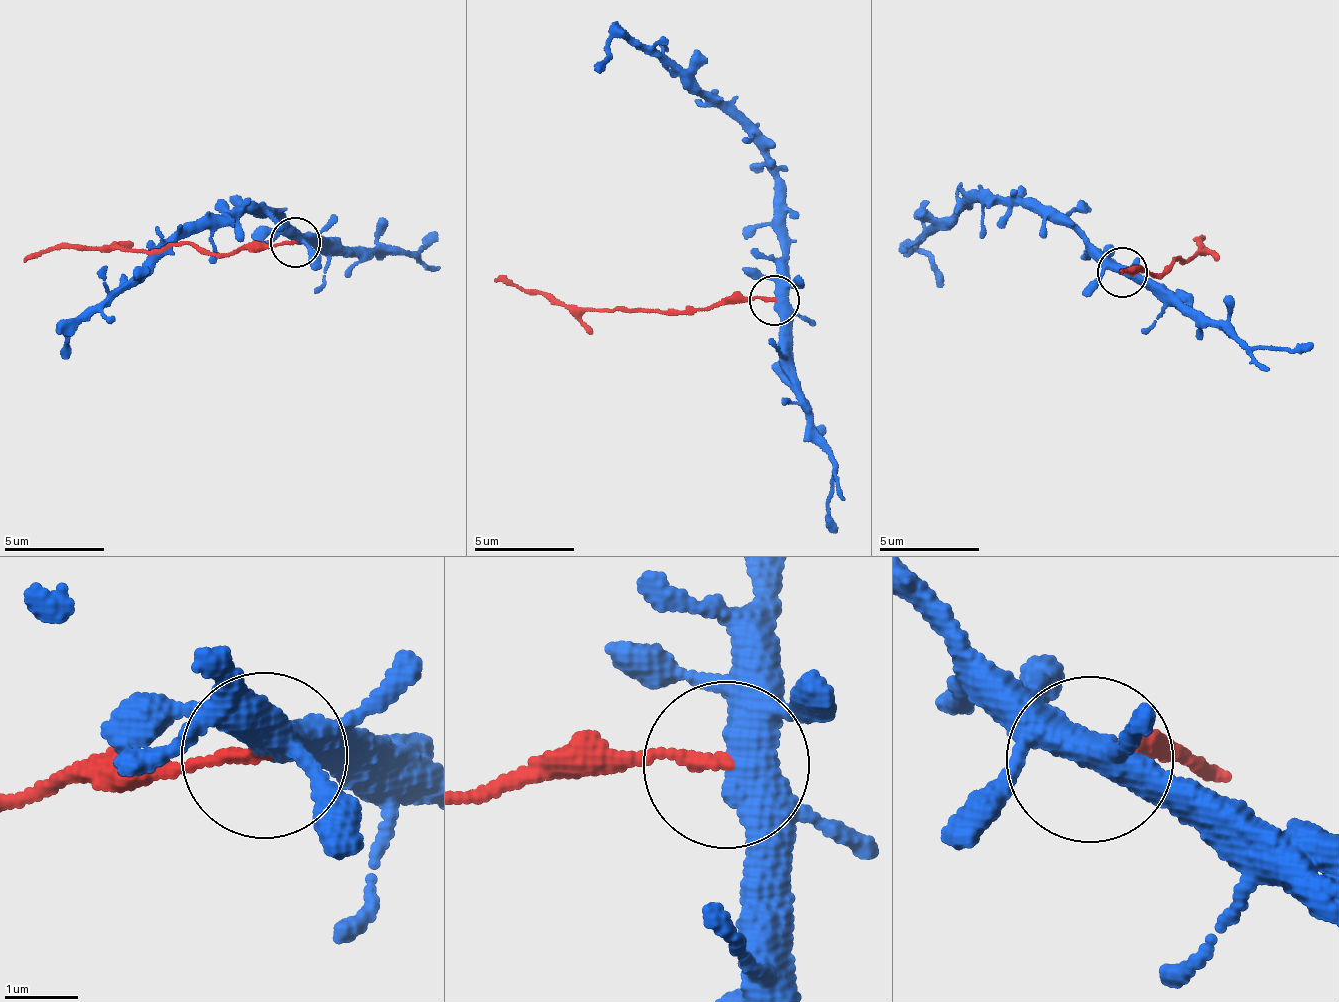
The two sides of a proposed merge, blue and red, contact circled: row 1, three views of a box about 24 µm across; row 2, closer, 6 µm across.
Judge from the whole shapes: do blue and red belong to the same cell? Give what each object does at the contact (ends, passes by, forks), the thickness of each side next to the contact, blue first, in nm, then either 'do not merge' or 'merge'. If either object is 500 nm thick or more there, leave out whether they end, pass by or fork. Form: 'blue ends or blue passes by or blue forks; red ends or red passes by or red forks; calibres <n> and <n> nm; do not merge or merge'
blue forks; red ends; calibres 400 and 140 nm; do not merge

